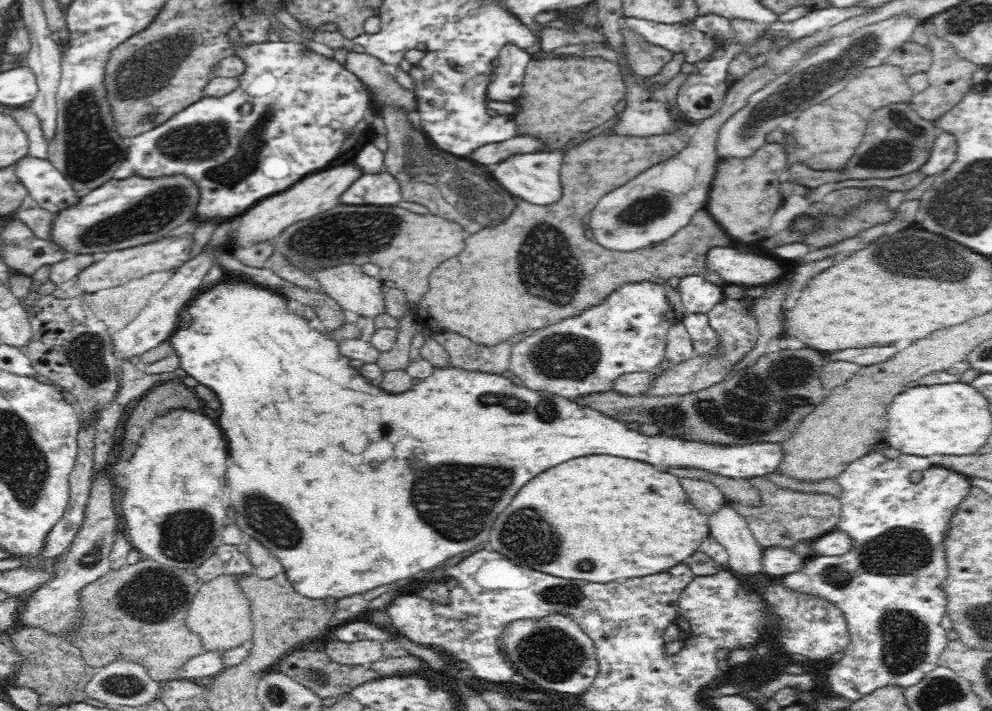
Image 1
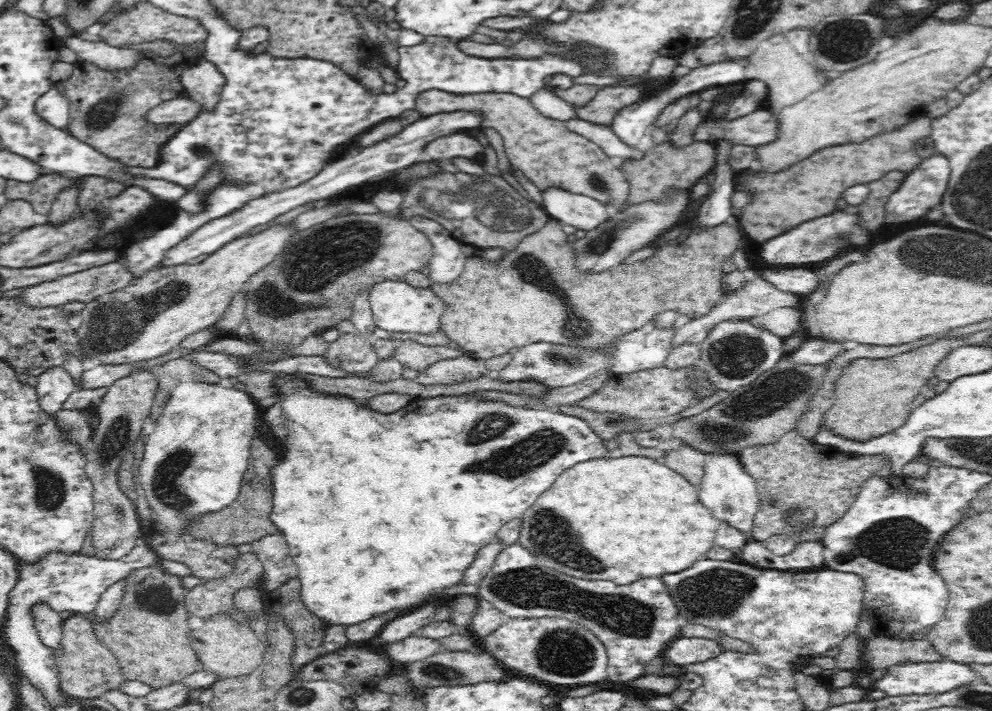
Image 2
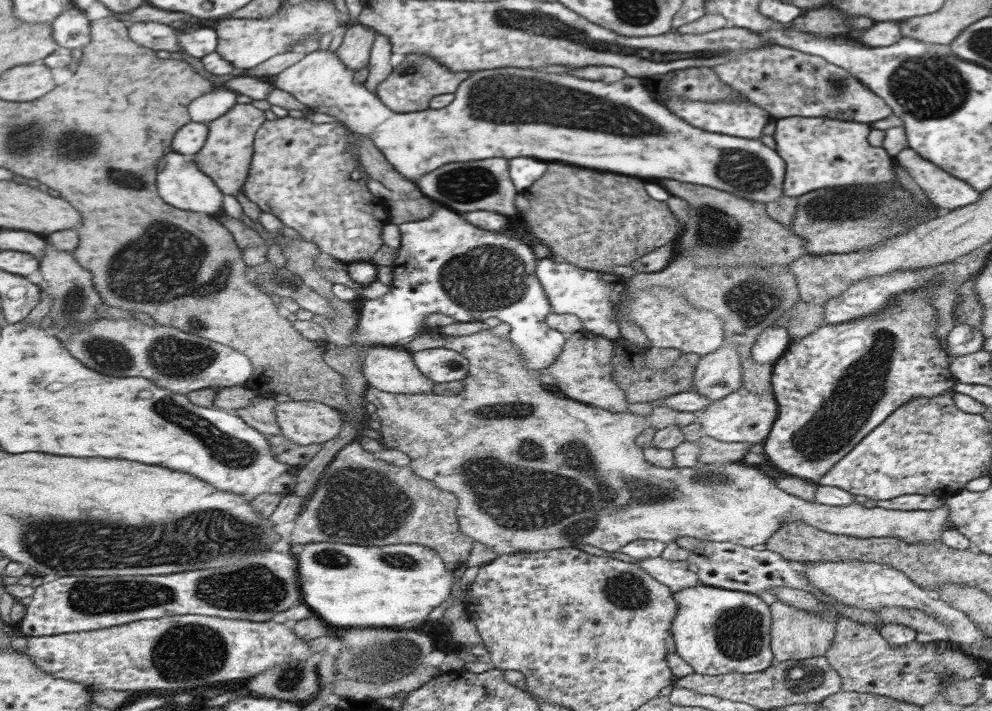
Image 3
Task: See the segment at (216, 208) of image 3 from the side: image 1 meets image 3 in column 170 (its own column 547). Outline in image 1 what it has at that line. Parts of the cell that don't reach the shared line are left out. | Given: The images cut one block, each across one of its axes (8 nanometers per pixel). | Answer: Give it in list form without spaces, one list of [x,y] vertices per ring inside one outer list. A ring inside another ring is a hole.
[[[542,152],[512,153],[510,158],[505,157],[489,169],[493,178],[507,194],[512,194],[515,199],[520,198],[542,206],[557,203],[558,196],[561,196],[559,170],[560,154],[542,154]]]

